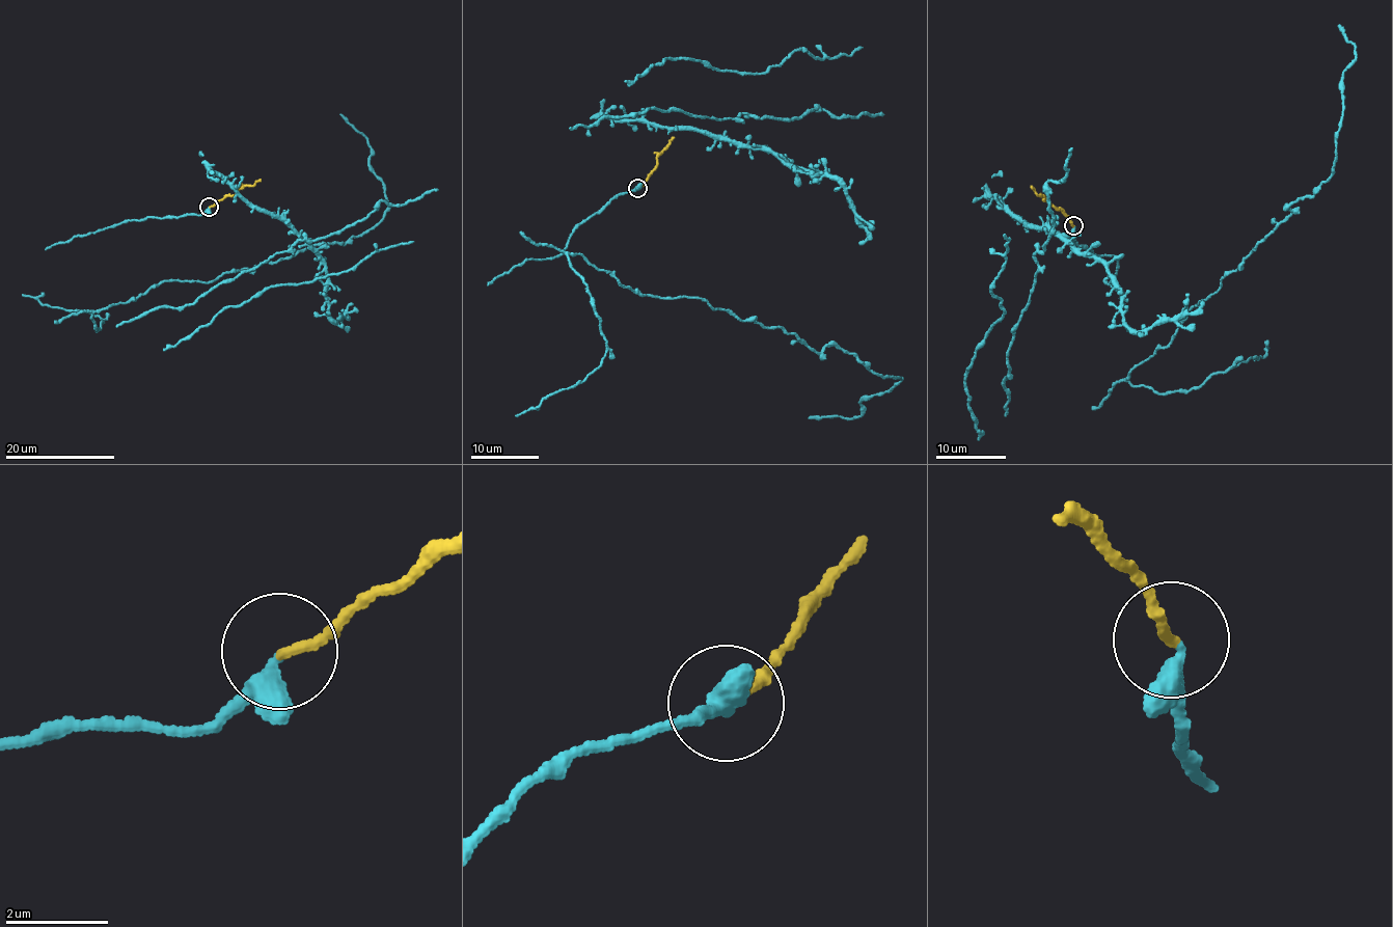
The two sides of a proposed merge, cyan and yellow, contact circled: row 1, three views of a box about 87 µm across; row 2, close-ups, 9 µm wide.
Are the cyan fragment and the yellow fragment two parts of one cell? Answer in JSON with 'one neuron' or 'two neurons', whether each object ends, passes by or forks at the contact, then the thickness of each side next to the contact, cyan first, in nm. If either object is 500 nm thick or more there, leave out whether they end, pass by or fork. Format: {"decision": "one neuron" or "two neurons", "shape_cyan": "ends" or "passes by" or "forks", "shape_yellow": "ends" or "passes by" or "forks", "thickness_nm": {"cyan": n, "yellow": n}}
{"decision": "one neuron", "shape_cyan": "passes by", "shape_yellow": "ends", "thickness_nm": {"cyan": 240, "yellow": 180}}

